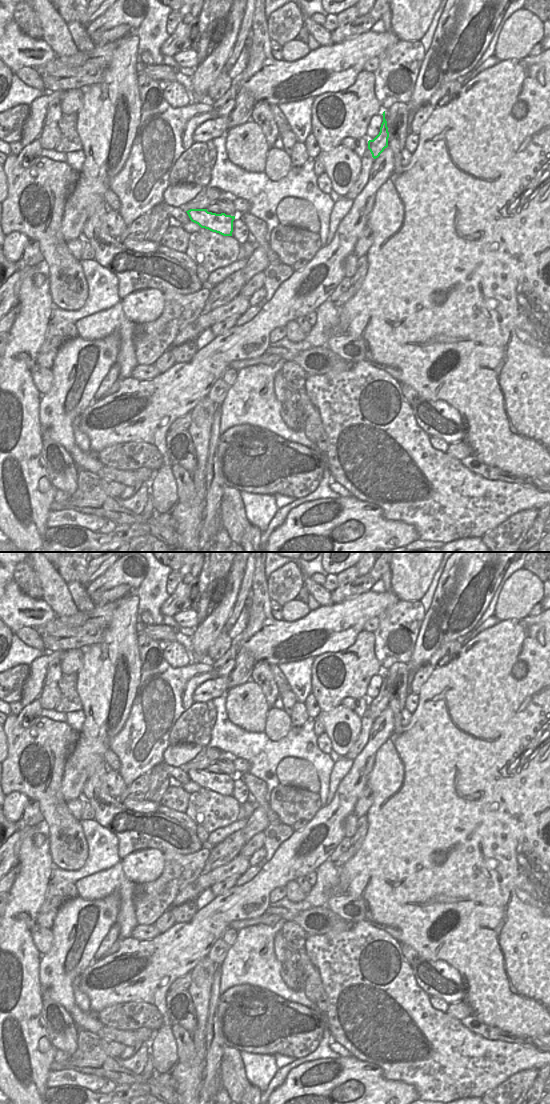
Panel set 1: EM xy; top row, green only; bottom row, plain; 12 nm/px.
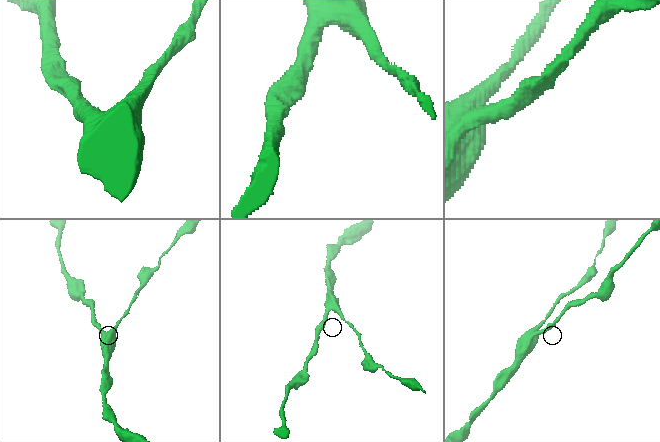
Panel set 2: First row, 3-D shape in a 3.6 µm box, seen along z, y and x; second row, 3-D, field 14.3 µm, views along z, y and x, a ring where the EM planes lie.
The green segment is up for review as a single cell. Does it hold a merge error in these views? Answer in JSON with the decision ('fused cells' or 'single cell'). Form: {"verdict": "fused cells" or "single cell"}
{"verdict": "single cell"}

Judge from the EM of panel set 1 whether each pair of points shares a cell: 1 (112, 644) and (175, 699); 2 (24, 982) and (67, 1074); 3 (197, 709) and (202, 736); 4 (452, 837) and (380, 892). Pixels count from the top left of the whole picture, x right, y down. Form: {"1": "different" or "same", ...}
{"1": "different", "2": "different", "3": "same", "4": "same"}

